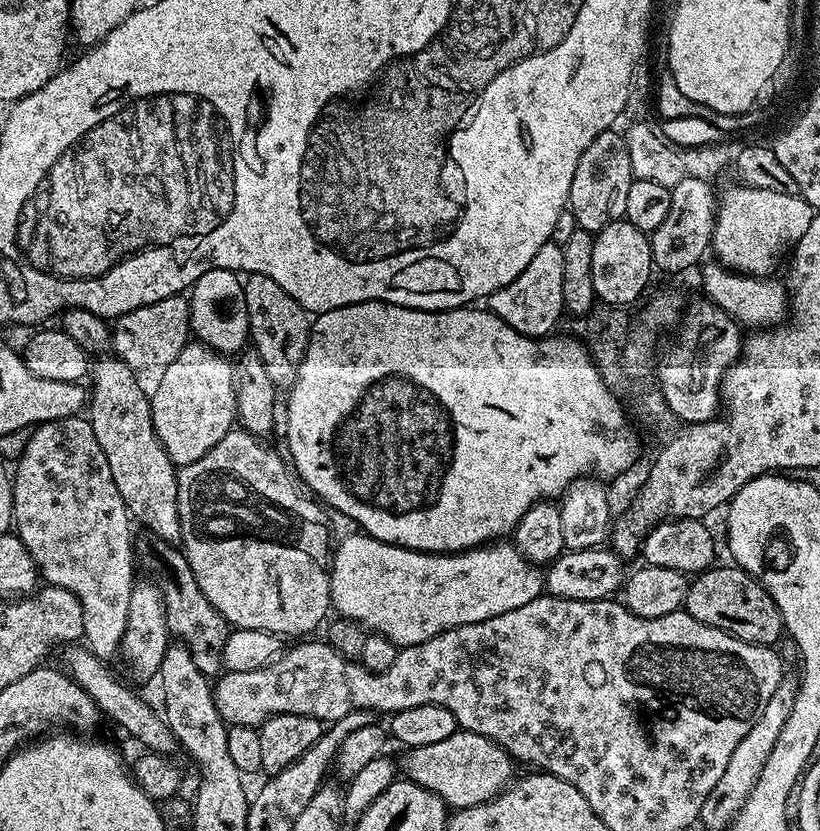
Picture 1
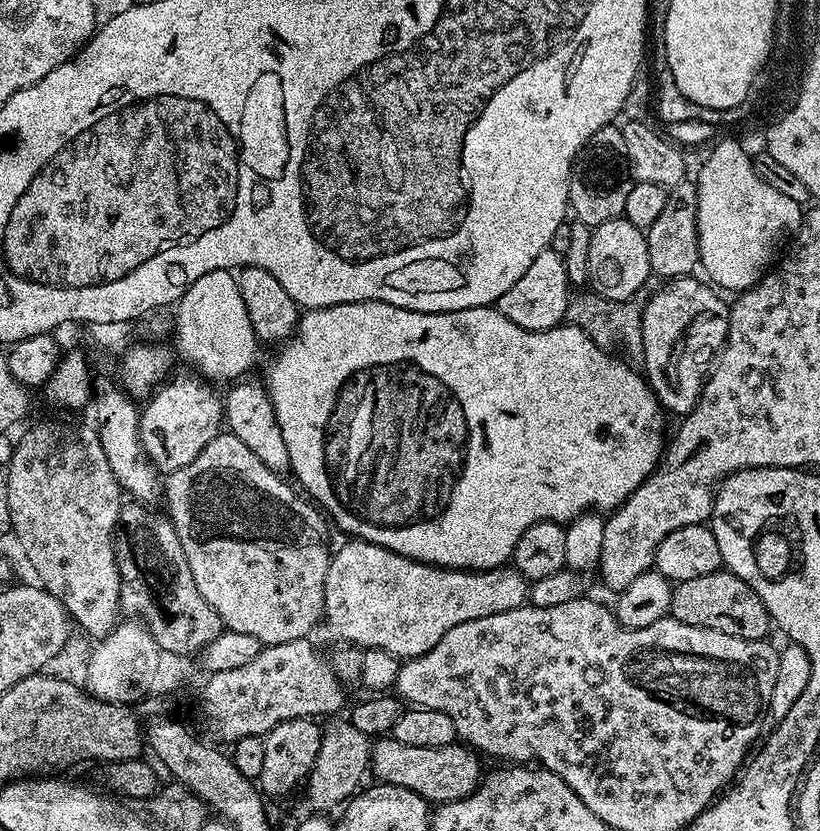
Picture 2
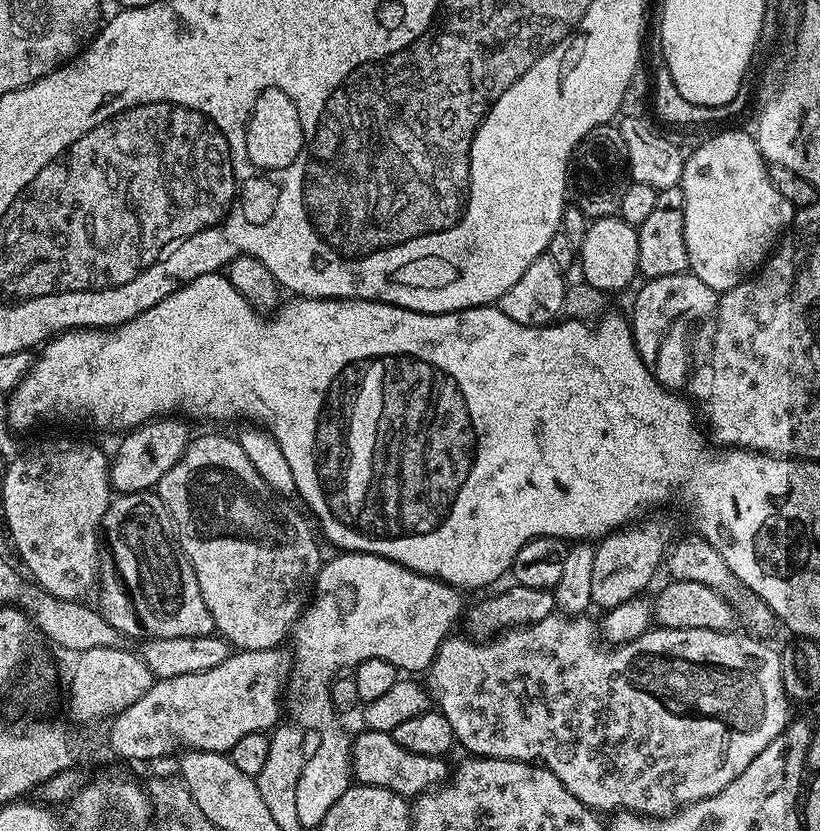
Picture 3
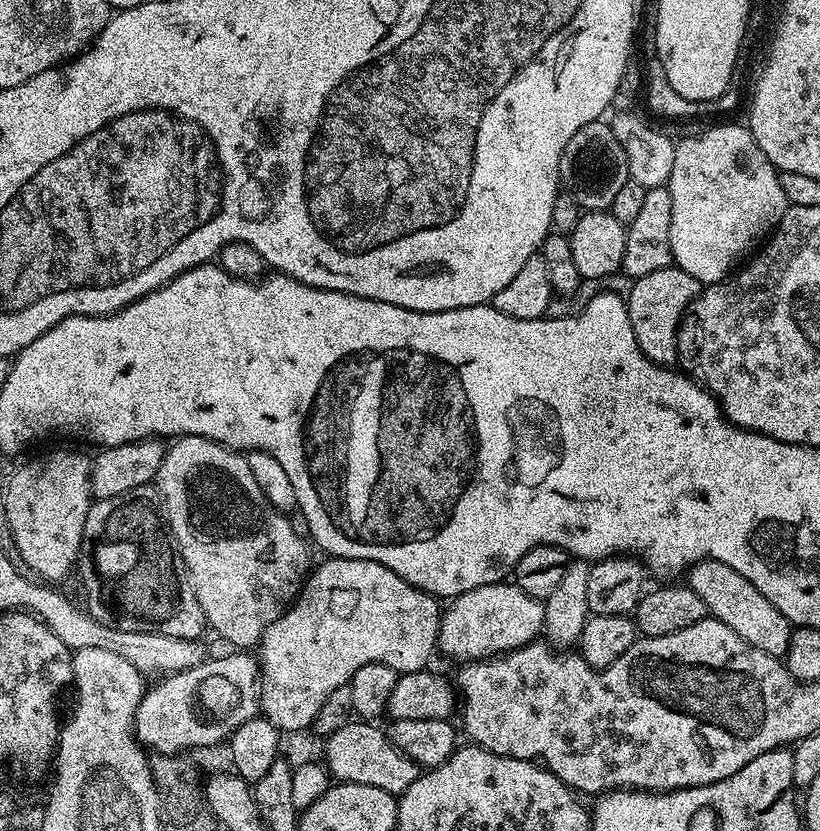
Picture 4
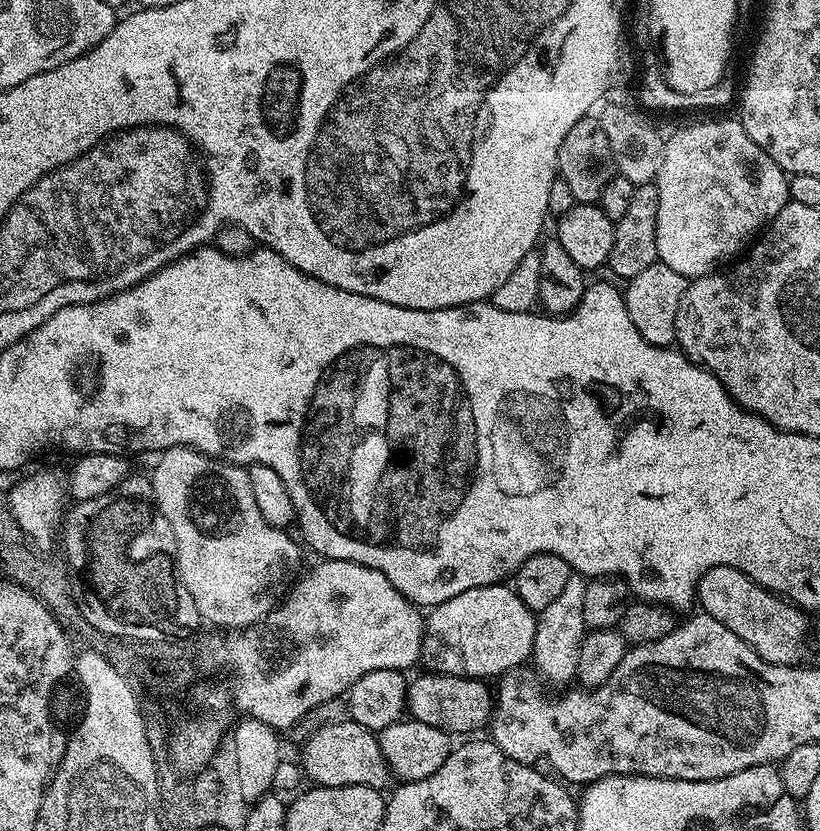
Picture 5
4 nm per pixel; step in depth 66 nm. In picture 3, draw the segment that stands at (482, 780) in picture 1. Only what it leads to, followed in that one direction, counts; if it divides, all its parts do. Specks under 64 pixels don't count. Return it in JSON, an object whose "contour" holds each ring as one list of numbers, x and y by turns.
{"contour":[[360,730,352,742,352,774,361,784,373,784,405,798,415,798,429,790,435,790,447,781,450,775,449,761,442,756,414,754,406,746,398,746,391,732]]}

